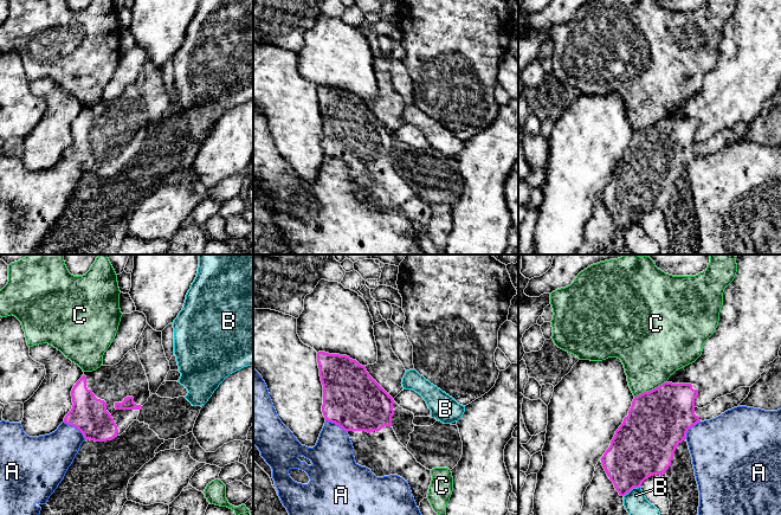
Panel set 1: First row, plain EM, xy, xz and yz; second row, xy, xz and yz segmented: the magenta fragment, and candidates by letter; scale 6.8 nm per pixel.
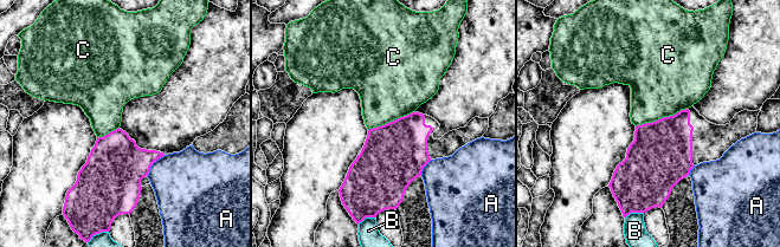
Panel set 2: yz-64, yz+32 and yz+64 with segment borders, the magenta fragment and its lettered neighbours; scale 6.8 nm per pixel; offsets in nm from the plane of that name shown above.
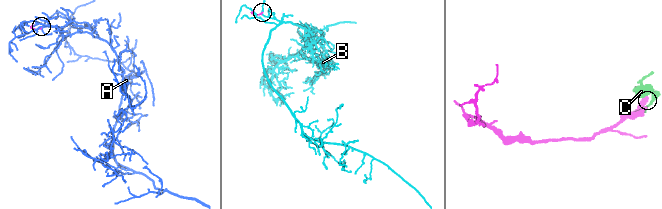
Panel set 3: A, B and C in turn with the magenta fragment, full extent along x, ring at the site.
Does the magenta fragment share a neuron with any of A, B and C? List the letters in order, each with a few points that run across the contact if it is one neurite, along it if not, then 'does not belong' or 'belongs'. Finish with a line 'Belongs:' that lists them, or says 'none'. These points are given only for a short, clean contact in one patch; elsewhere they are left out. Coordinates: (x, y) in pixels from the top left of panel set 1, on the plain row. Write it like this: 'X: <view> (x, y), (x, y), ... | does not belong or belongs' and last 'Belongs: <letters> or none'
A: xy (63, 156), (73, 160), (85, 173) | does not belong
B: does not belong
C: does not belong
Belongs: none

